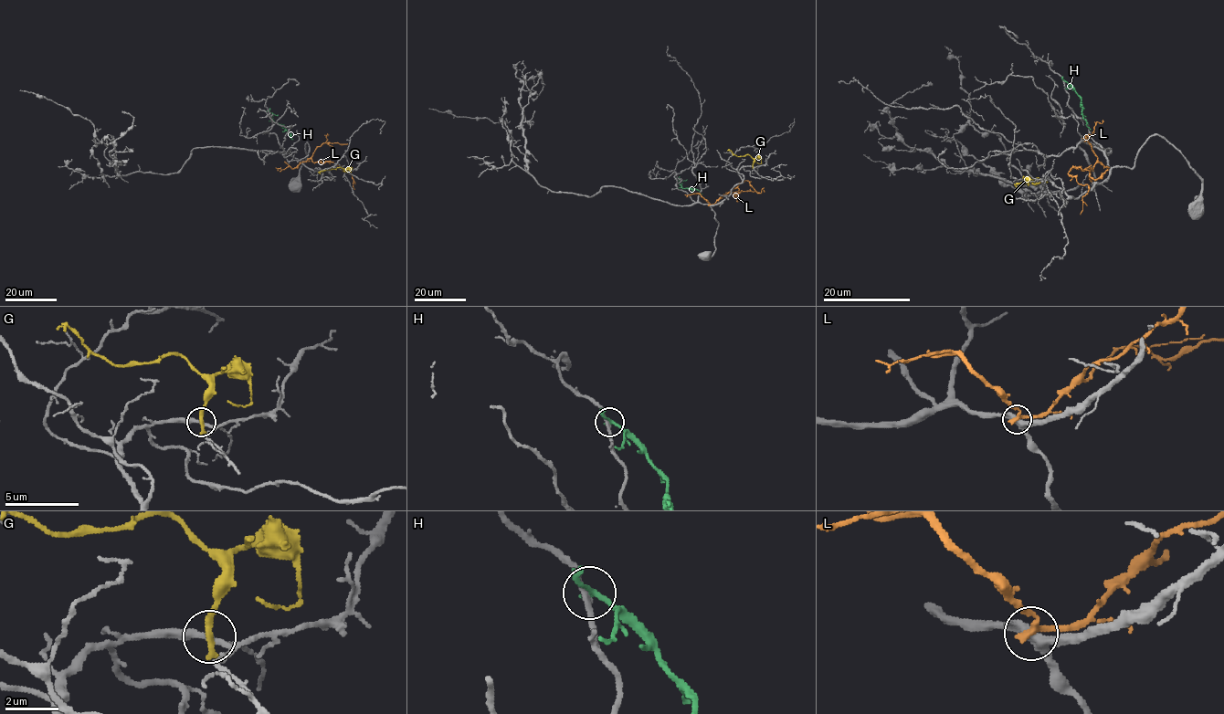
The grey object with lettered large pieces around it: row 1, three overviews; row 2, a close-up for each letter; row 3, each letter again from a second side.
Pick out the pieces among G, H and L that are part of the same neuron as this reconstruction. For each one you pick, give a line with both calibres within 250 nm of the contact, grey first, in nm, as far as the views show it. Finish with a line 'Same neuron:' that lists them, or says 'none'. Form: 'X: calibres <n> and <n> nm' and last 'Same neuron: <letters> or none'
Same neuron: none

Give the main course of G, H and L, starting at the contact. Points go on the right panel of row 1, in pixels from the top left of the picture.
G: (1043, 182), (1032, 182), (1025, 176), (1027, 181), (1017, 183), (1017, 188)
H: (1063, 81), (1081, 99), (1082, 117), (1090, 130)
L: (1109, 169), (1100, 162), (1092, 169), (1070, 169), (1068, 174), (1089, 188), (1082, 198), (1080, 215)

